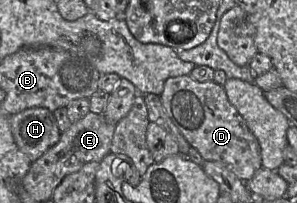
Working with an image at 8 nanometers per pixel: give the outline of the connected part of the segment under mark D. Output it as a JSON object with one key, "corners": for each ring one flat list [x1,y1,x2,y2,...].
{"corners":[[190,75,170,77,160,99,169,118,205,161,220,163,242,181,251,179,262,167,259,142,229,102,223,86,213,80,198,82]]}

